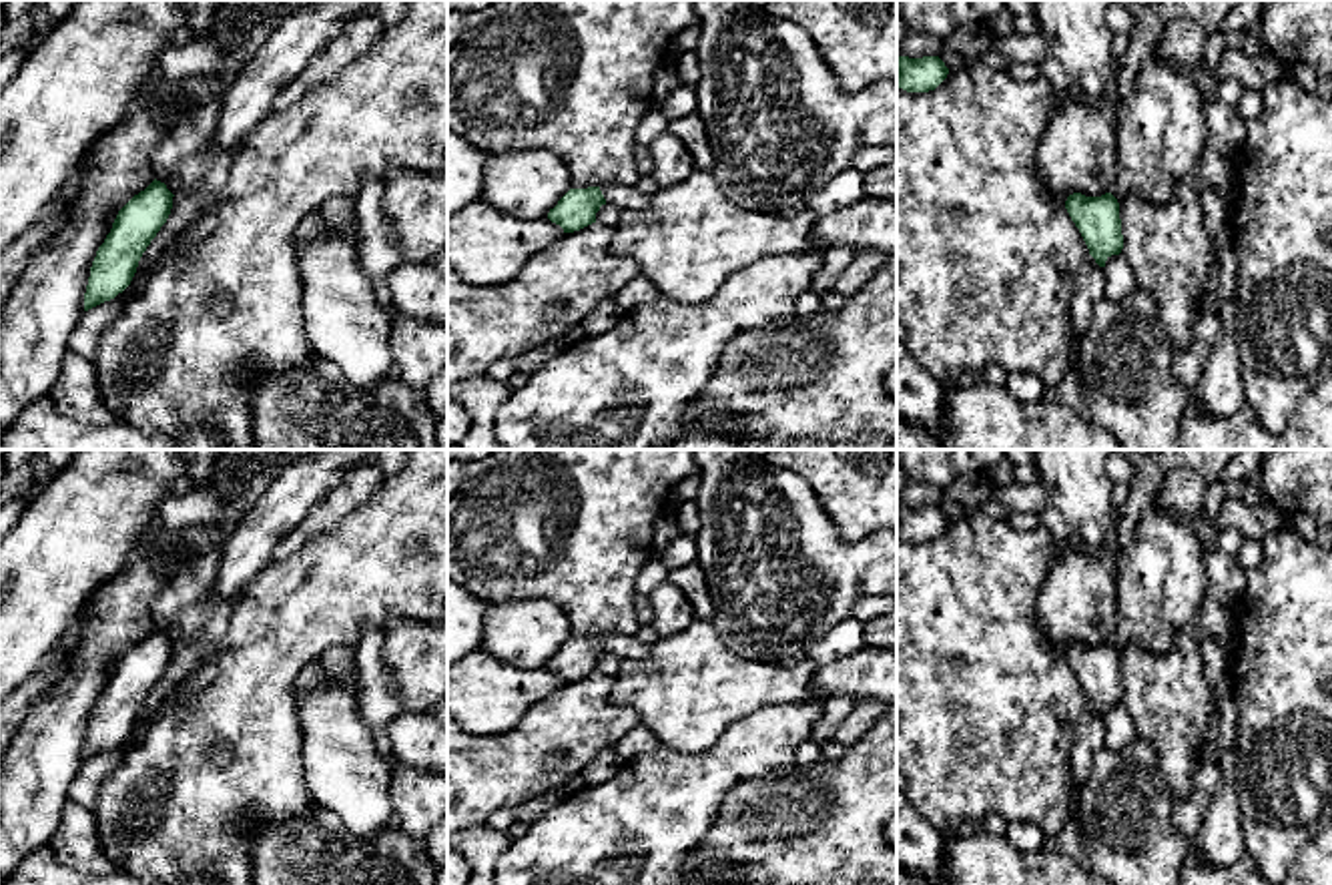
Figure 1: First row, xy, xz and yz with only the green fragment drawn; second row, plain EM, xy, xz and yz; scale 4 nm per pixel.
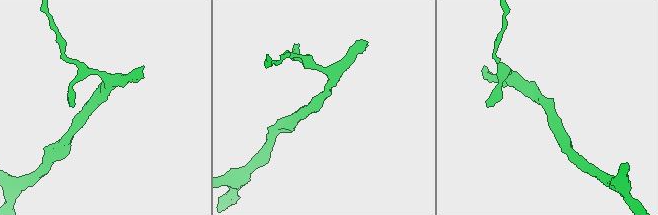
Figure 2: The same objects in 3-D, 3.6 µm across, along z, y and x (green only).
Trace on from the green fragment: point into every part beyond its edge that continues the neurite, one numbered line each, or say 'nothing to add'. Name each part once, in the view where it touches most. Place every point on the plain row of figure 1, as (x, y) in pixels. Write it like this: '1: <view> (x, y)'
nothing to add

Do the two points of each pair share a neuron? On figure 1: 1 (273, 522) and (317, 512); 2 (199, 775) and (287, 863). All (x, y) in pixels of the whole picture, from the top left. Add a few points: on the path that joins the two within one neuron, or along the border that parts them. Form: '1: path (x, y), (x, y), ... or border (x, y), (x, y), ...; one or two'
1: border (342, 482), (275, 548); two
2: border (299, 817), (259, 823), (249, 835), (251, 863); two

